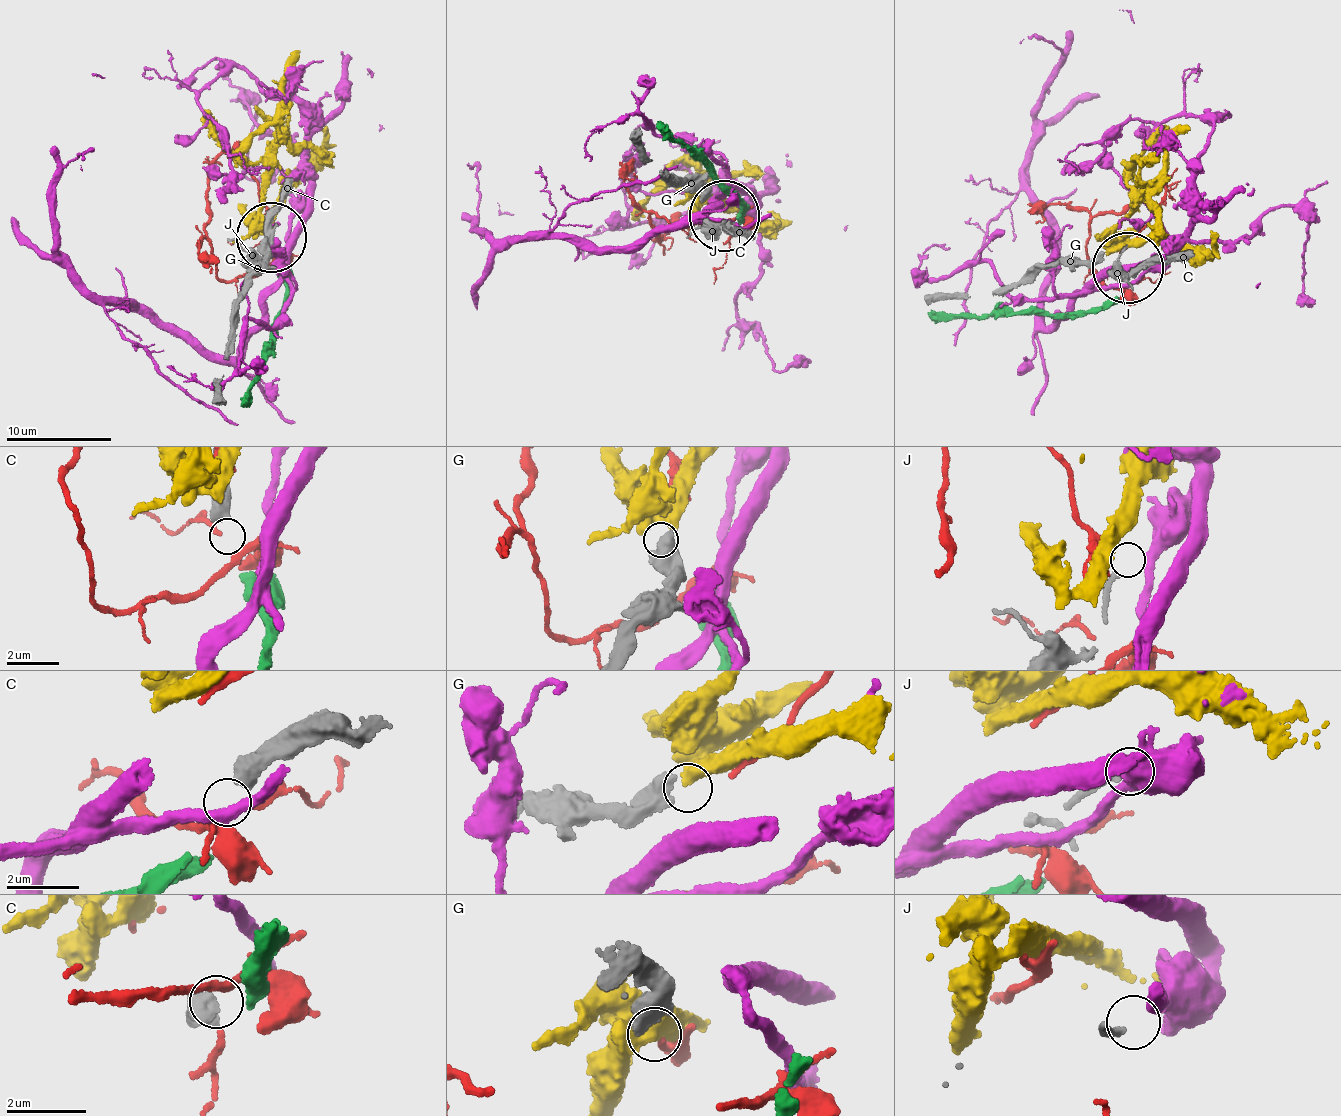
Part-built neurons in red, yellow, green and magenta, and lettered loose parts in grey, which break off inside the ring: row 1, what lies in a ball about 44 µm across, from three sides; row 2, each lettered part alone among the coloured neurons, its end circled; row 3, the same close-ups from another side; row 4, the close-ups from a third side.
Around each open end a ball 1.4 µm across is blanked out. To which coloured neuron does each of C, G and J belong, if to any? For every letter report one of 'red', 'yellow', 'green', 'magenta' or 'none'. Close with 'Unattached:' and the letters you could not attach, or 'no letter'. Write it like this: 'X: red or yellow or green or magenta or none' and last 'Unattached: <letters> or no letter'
C: none
G: yellow
J: magenta
Unattached: C

